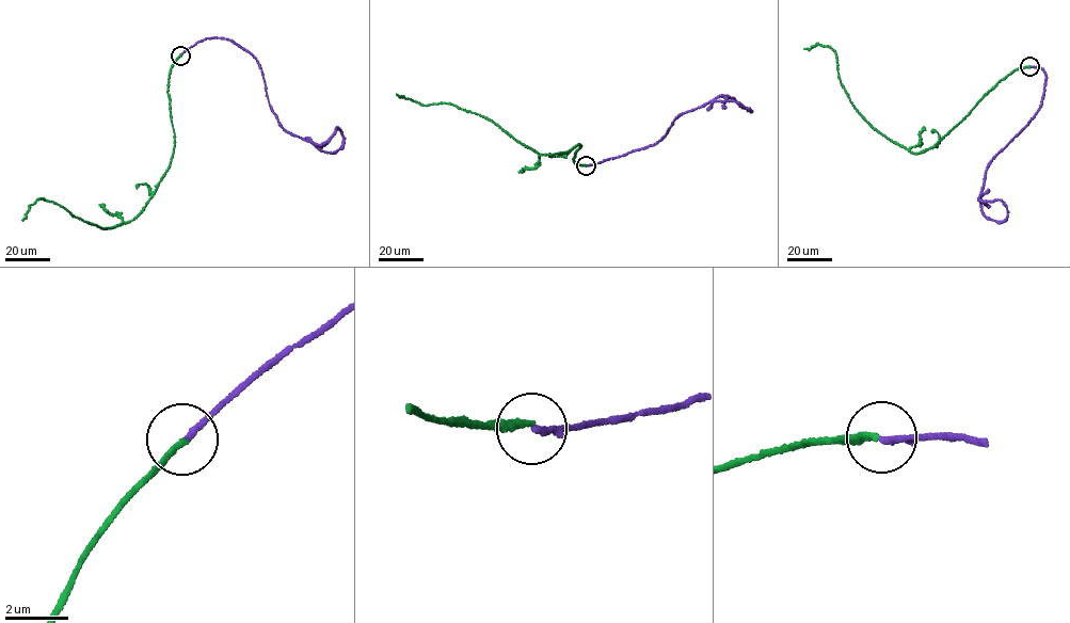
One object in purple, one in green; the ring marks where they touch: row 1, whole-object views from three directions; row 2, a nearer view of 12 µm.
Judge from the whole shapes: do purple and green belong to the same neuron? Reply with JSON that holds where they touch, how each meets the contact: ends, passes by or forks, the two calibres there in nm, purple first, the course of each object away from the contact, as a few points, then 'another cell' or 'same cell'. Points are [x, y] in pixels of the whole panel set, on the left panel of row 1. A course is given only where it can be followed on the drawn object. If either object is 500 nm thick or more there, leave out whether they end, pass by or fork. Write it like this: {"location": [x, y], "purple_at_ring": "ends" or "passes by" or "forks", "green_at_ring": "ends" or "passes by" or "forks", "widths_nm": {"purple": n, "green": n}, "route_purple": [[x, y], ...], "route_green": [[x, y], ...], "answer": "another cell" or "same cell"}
{"location": [180, 56], "purple_at_ring": "ends", "green_at_ring": "ends", "widths_nm": {"purple": 200, "green": 180}, "route_purple": [[180, 56], [206, 38], [233, 41], [257, 61], [271, 110], [286, 131], [320, 145], [336, 127], [344, 136]], "route_green": [[180, 56], [168, 92], [174, 150], [141, 210], [104, 228], [40, 198], [22, 221]], "answer": "another cell"}

